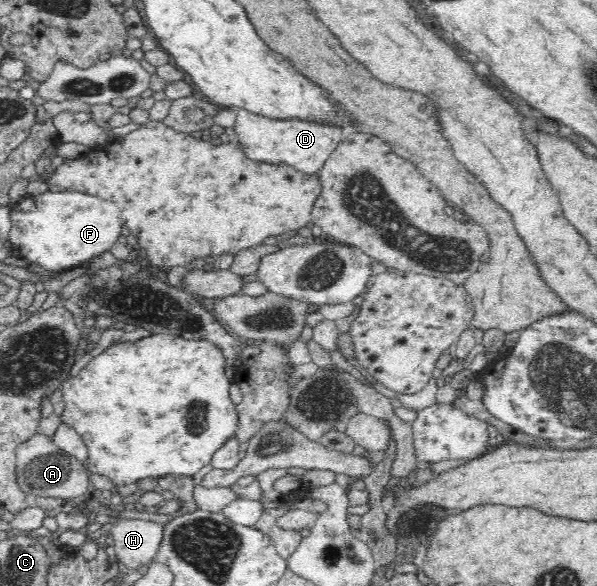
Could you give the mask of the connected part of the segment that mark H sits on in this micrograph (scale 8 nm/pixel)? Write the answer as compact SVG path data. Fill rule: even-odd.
M124 518L114 522L109 530L109 550L125 570L141 570L154 558L162 537L162 524L151 519Z

